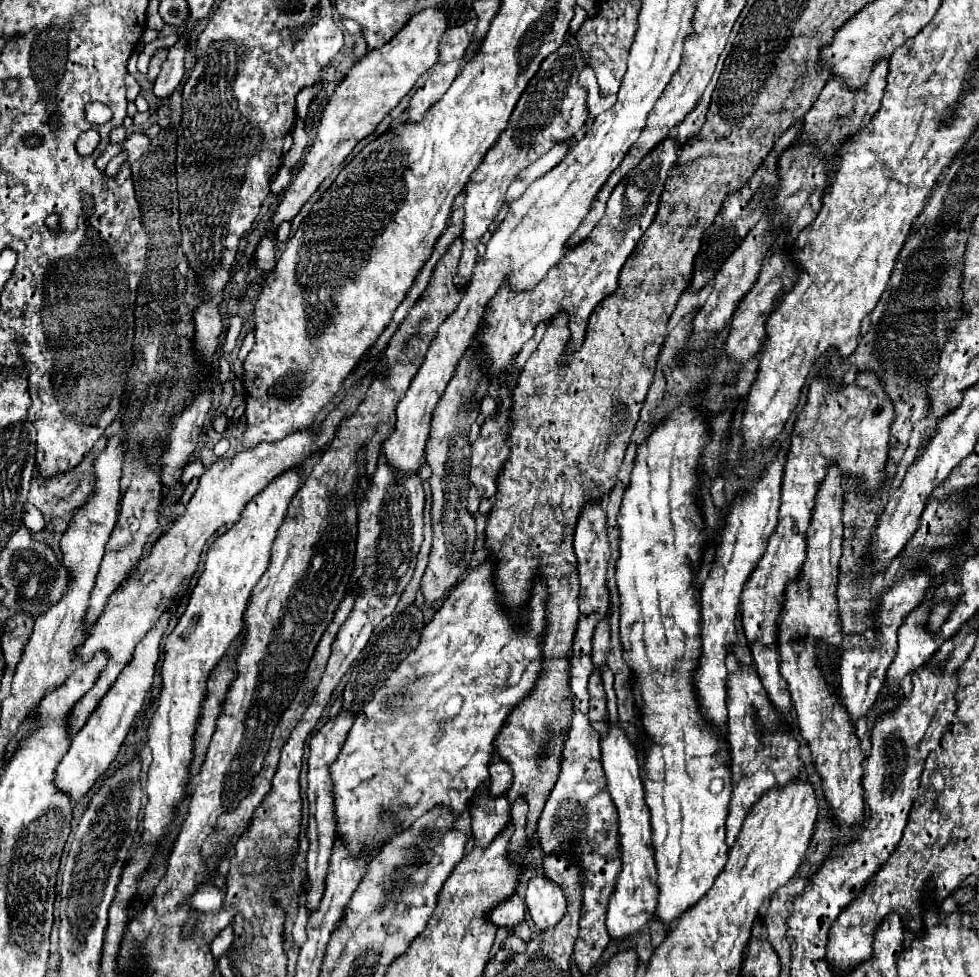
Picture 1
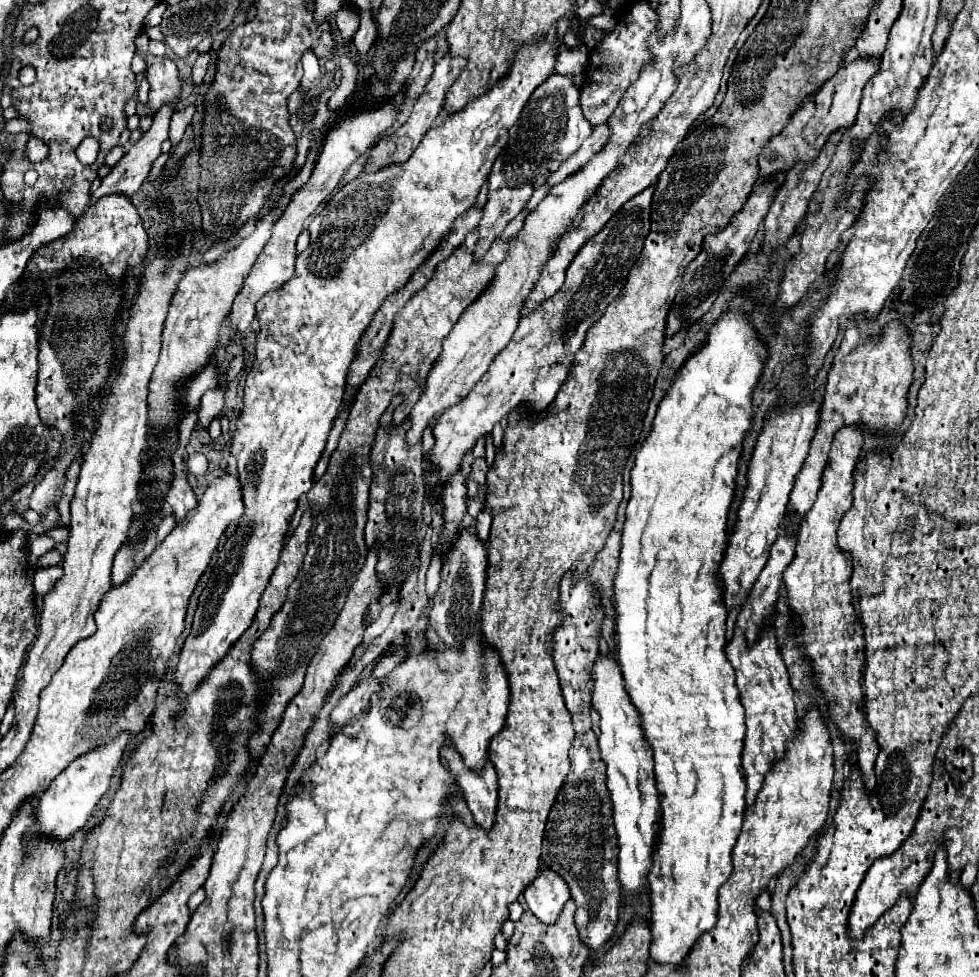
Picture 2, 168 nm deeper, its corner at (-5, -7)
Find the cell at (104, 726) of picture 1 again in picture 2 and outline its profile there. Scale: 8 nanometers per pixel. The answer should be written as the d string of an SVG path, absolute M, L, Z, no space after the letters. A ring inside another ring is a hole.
M124 732L114 742L82 754L64 772L60 772L52 780L50 788L38 800L34 832L56 836L58 840L66 840L70 834L74 834L78 828L82 828L86 824L88 816L92 814L92 810L96 808L96 804L100 802L100 798L110 788L112 776L114 776L114 772L122 760L122 754L124 754L128 740L130 740L130 734Z

